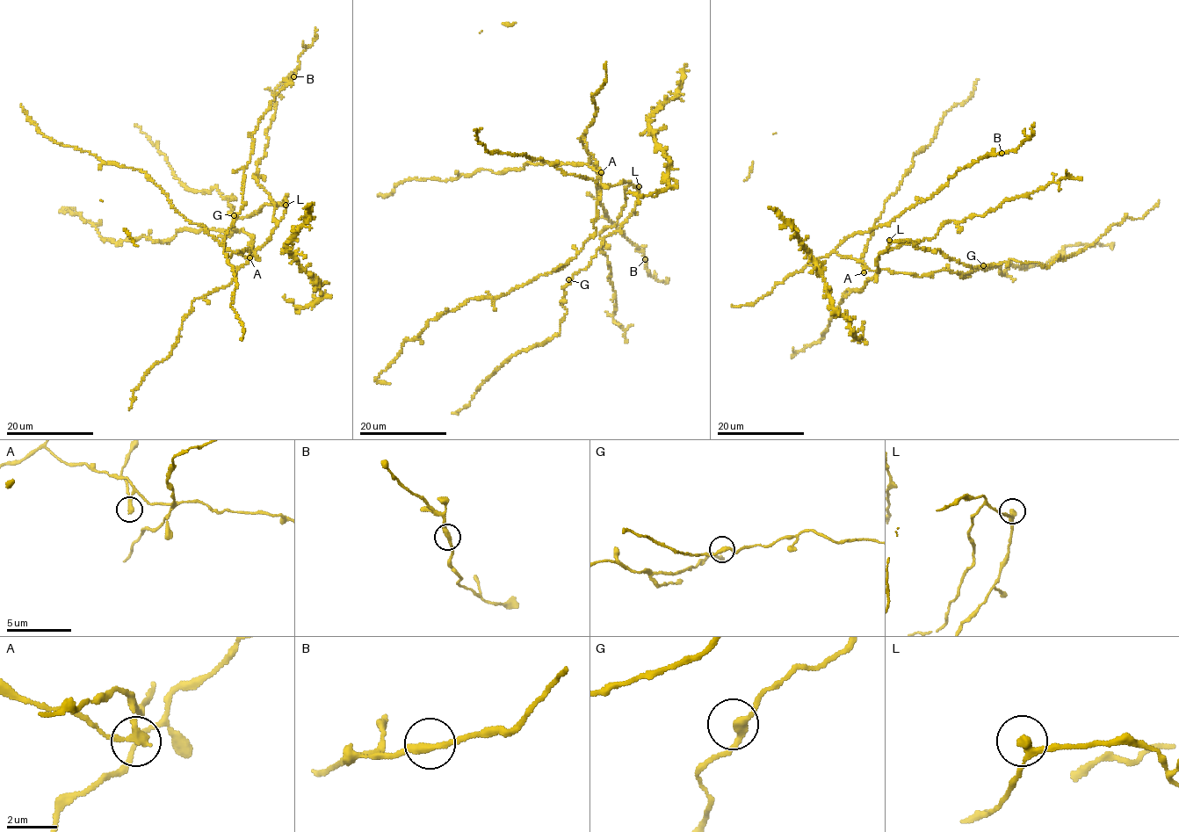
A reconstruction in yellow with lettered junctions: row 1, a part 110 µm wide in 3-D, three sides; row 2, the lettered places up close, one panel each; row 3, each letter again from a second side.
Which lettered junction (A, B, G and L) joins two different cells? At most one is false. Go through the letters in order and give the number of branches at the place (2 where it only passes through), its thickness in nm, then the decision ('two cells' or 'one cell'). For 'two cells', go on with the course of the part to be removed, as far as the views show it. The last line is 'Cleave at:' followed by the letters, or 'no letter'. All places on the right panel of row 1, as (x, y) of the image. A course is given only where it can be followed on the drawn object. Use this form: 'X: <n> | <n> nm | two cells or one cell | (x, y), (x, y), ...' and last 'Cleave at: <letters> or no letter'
A: 2 | 280 nm | two cells | (863, 272), (862, 257), (885, 201), (912, 166), (913, 156), (931, 141), (950, 109), (967, 99), (977, 79)
B: 2 | 280 nm | one cell
G: 2 | 280 nm | one cell
L: 2 | 300 nm | one cell
Cleave at: A

